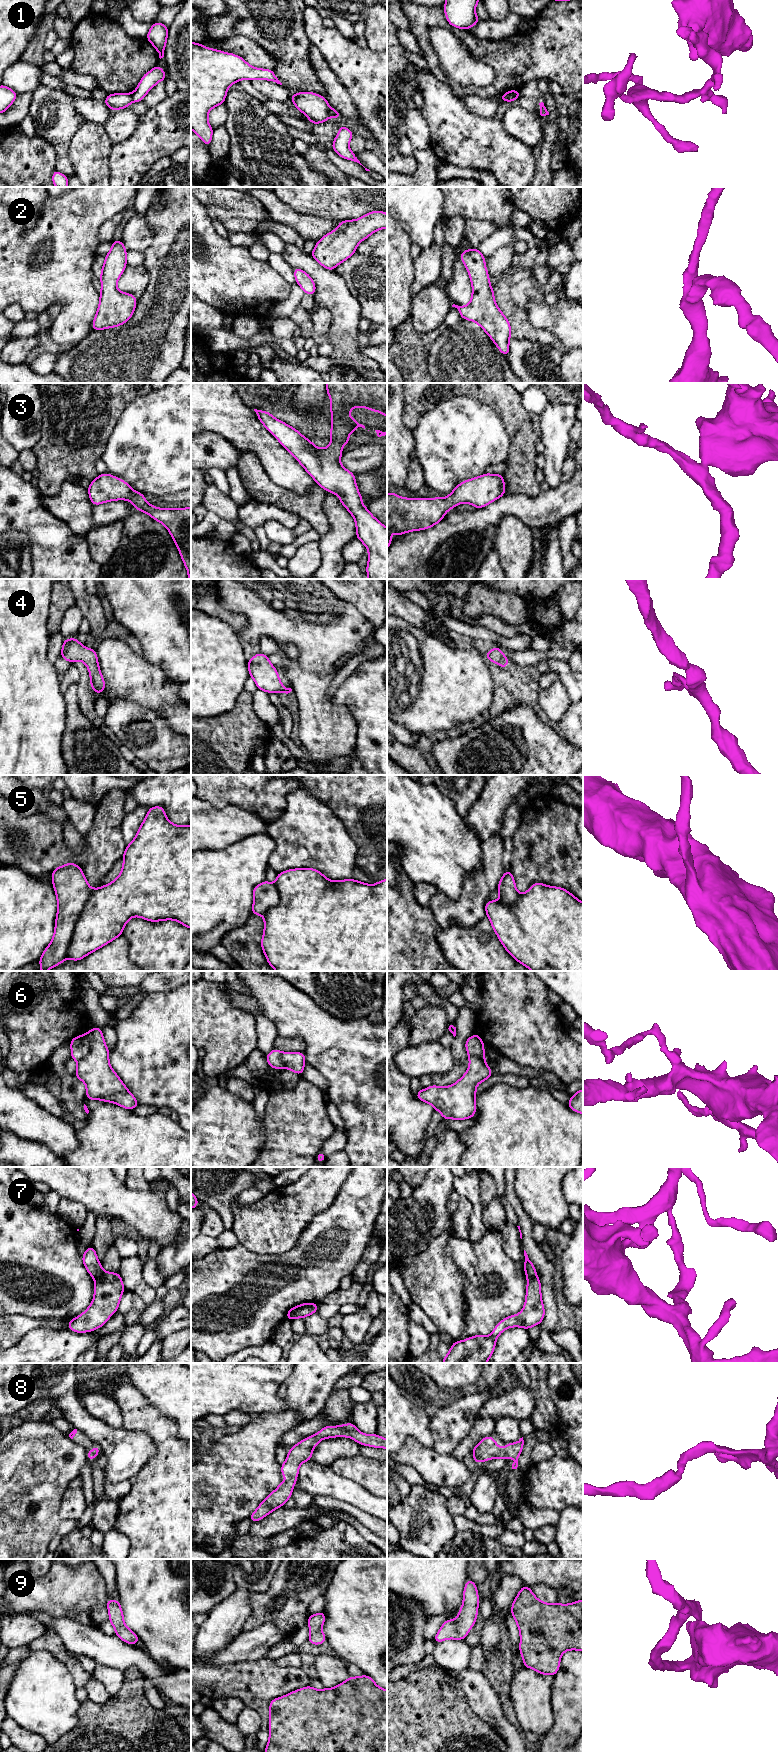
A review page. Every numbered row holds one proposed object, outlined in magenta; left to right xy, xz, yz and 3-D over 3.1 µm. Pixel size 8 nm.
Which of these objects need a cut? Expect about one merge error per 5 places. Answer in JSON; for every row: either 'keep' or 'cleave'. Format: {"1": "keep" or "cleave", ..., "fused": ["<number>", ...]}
{"1": "cleave", "2": "keep", "3": "keep", "4": "keep", "5": "cleave", "6": "cleave", "7": "cleave", "8": "keep", "9": "keep", "fused": ["1", "5", "6", "7"]}

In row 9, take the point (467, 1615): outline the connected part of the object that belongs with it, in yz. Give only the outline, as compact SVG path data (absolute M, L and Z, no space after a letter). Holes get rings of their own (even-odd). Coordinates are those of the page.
M470 1579L465 1583L463 1603L455 1620L447 1619L437 1634L434 1641L437 1643L446 1639L464 1640L470 1629L474 1626L479 1606L477 1585Z

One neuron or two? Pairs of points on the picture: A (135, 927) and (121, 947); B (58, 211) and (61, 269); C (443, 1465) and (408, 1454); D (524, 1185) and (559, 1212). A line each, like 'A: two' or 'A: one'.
A: two
B: one
C: one
D: one

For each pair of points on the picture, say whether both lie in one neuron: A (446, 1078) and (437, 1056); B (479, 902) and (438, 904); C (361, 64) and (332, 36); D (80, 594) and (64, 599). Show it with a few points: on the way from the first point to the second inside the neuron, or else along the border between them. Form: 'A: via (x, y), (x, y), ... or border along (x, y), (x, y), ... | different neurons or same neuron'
A: border along (450, 1049), (452, 1066), (431, 1076) | different neurons
B: via (470, 913), (449, 913) | same neuron
C: via (355, 59), (339, 43) | same neuron
D: border along (70, 589), (76, 604) | different neurons

